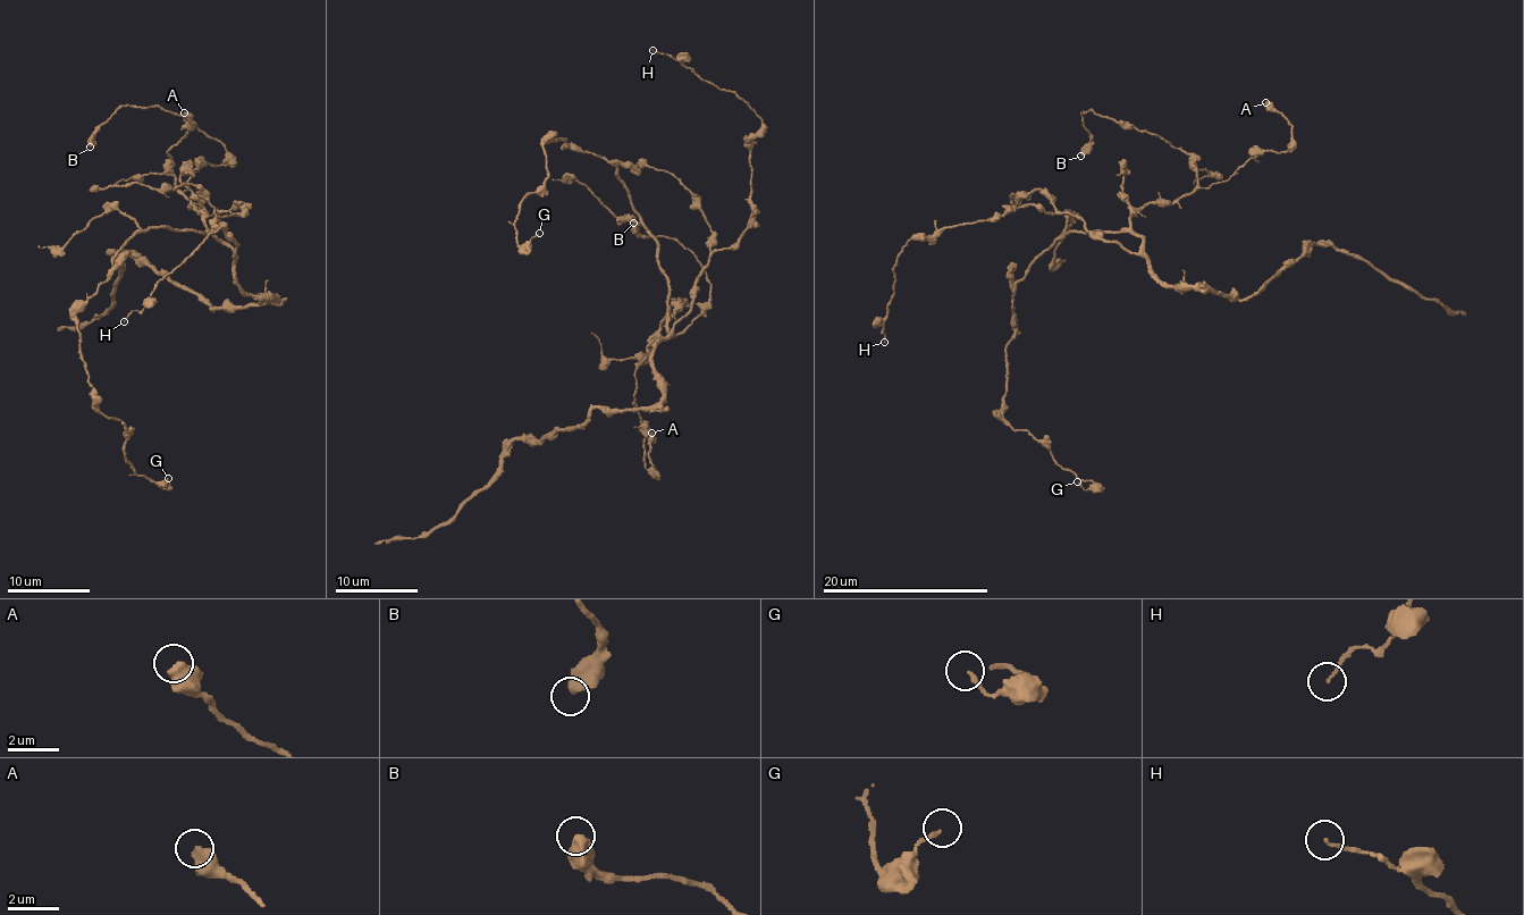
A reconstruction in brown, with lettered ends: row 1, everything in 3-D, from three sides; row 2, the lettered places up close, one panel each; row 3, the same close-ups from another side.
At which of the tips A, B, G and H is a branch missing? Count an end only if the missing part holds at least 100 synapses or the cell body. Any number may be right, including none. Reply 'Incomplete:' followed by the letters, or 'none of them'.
Incomplete: none of them

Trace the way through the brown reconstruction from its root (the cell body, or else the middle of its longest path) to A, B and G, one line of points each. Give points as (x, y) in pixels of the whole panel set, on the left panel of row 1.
A: (226, 244), (182, 193), (205, 162), (225, 159), (225, 147), (184, 112)
B: (226, 244), (177, 190), (167, 153), (187, 132), (183, 116), (159, 106), (124, 106), (99, 127), (90, 147)
G: (226, 244), (151, 226), (75, 313), (97, 409), (124, 427), (137, 473), (168, 478)

